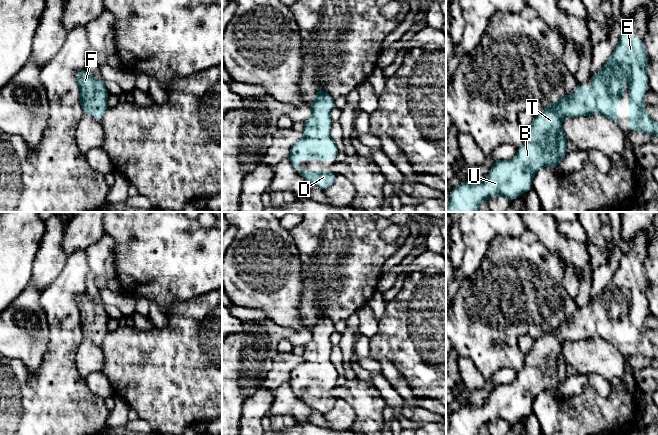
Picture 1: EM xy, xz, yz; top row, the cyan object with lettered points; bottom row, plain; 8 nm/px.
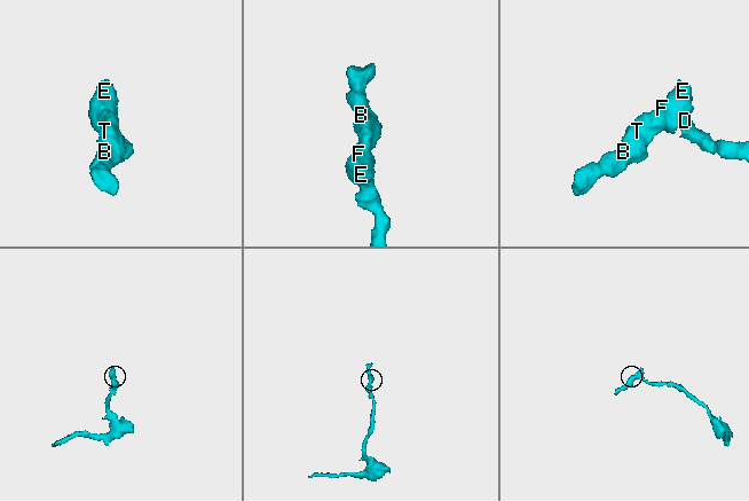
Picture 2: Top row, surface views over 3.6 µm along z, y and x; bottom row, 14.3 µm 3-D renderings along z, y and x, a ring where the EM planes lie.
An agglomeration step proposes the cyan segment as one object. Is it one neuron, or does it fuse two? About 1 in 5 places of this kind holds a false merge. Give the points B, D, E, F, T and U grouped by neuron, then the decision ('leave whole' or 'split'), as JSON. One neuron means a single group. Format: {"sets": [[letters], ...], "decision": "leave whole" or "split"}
{"sets": [["B", "D", "E", "F", "T", "U"]], "decision": "leave whole"}

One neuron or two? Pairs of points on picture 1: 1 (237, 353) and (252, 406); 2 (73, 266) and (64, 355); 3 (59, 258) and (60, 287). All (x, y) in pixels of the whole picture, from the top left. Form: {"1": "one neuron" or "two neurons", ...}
{"1": "two neurons", "2": "one neuron", "3": "two neurons"}

